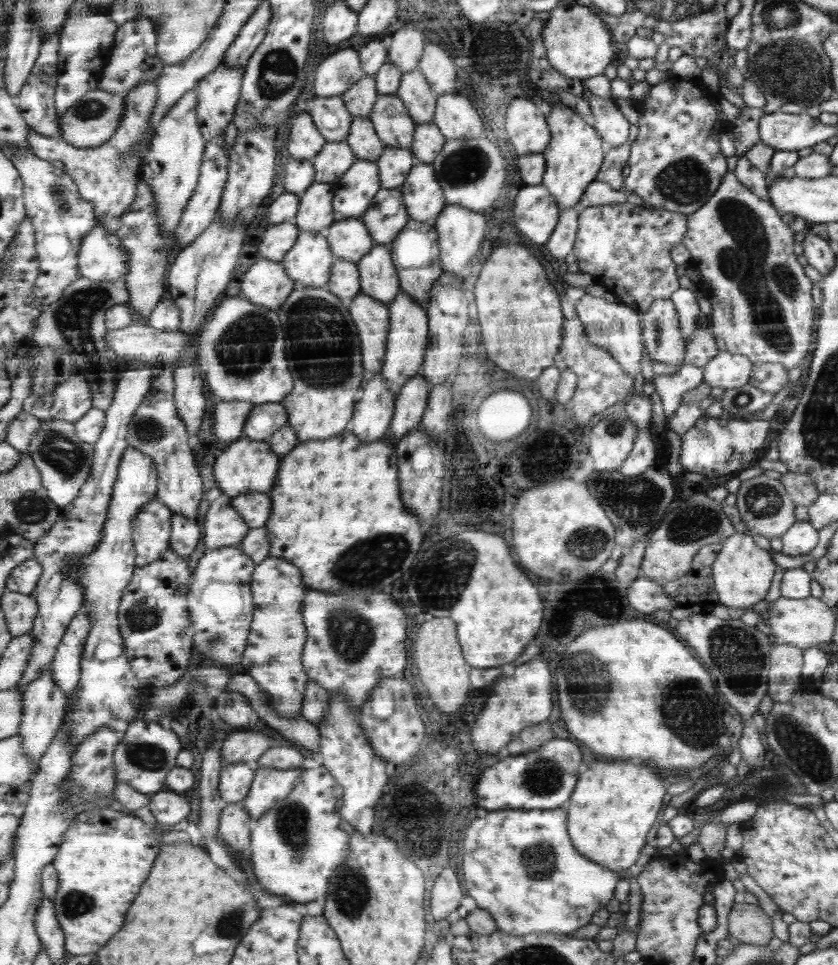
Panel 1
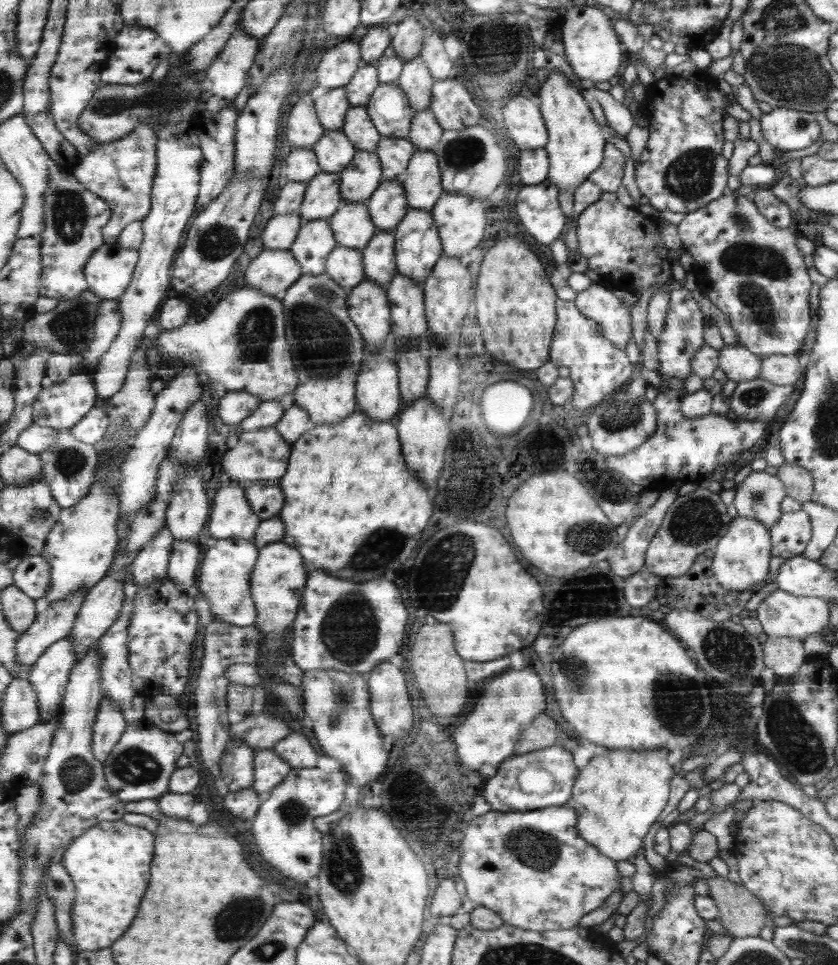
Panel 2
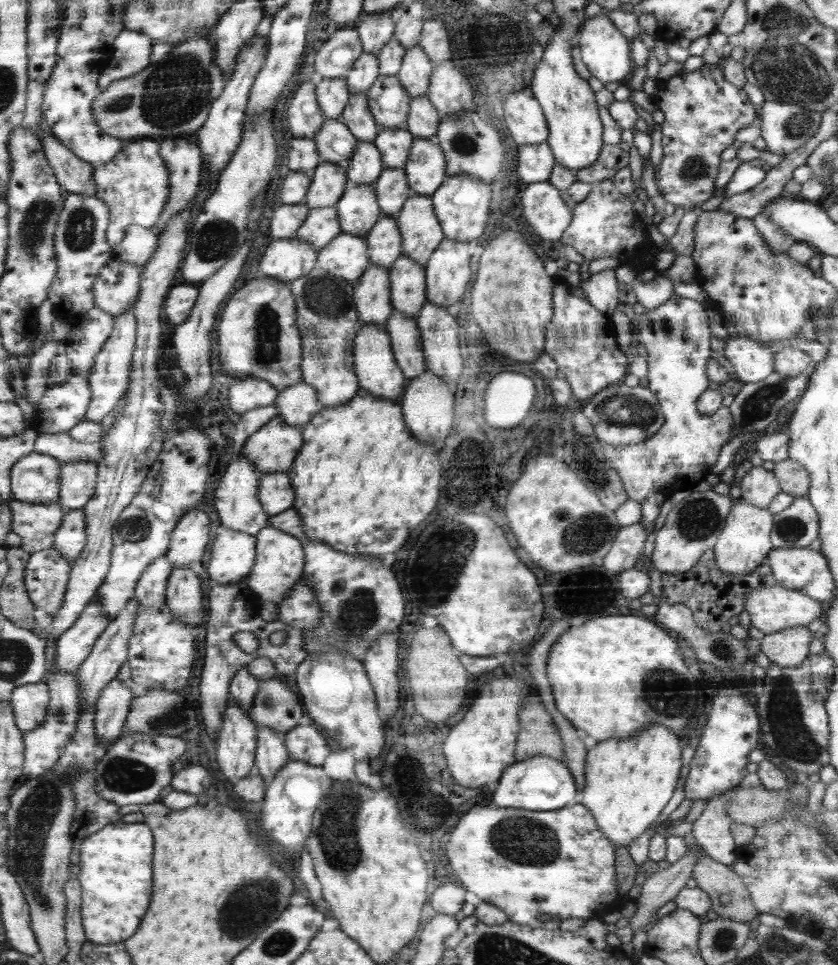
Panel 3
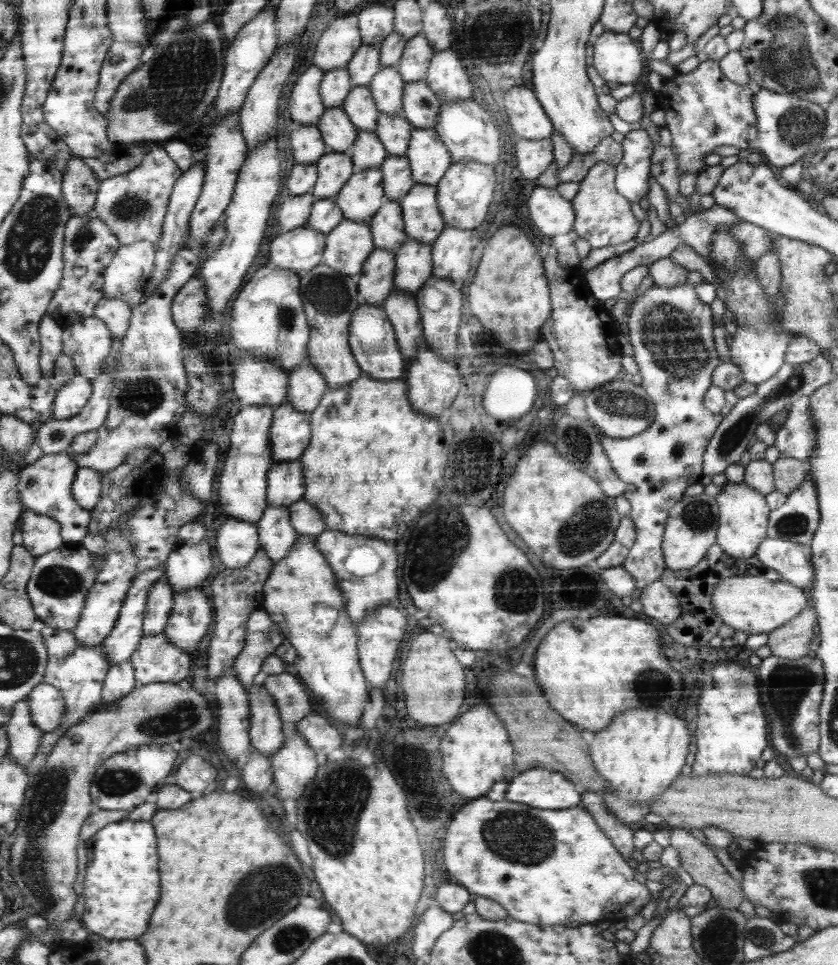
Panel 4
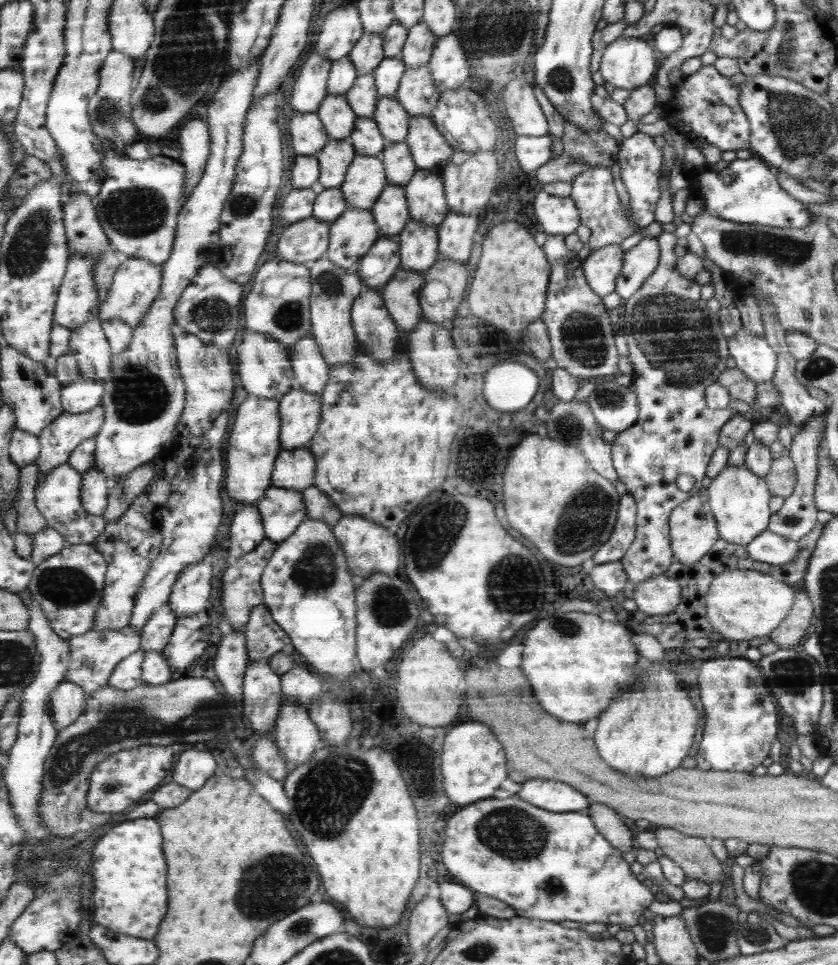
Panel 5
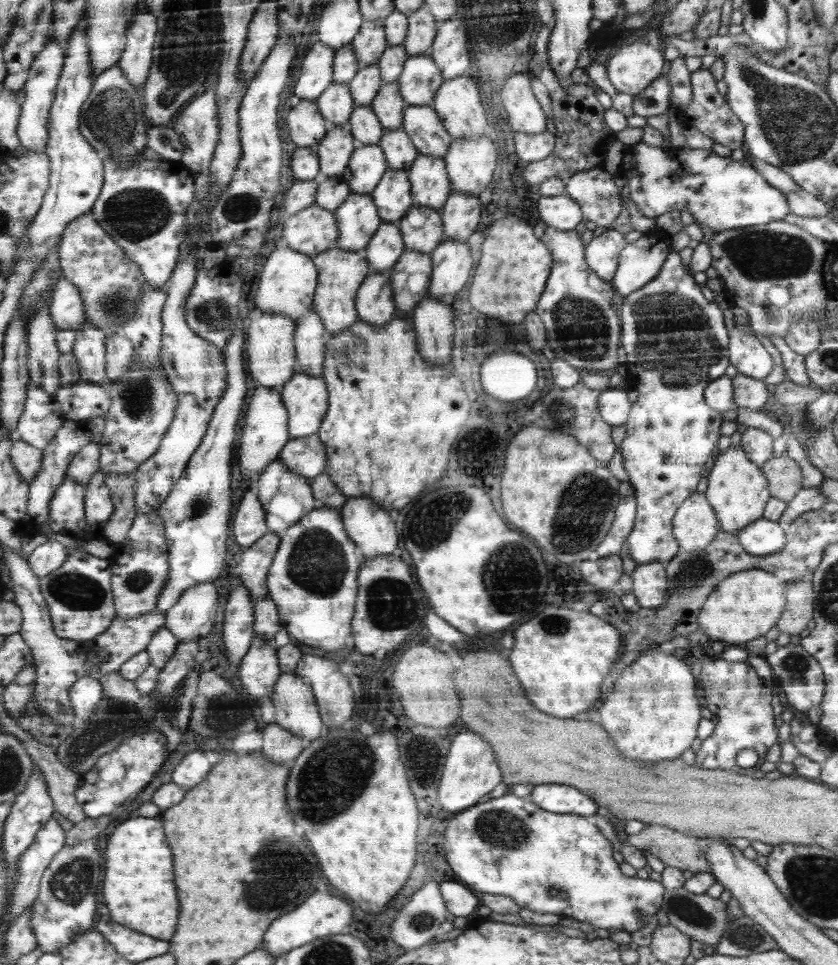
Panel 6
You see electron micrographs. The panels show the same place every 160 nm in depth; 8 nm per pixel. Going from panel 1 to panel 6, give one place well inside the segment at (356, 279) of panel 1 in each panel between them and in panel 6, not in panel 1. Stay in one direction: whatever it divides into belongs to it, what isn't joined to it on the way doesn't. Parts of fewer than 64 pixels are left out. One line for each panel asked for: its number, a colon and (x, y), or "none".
2: (345, 265)
3: (347, 257)
4: (349, 244)
5: (353, 234)
6: (358, 218)

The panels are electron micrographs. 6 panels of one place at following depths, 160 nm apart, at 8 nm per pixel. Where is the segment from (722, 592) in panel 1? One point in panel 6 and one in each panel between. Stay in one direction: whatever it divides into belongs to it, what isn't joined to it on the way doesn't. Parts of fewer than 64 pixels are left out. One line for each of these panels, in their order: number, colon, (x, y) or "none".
2: (741, 558)
3: (745, 540)
4: (743, 512)
5: (740, 499)
6: (738, 490)

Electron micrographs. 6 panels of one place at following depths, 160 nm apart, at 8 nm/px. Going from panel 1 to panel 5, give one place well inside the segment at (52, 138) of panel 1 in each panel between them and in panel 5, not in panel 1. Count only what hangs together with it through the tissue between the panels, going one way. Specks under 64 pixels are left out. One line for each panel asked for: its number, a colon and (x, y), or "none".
2: (121, 172)
3: (135, 185)
4: (135, 205)
5: (141, 199)

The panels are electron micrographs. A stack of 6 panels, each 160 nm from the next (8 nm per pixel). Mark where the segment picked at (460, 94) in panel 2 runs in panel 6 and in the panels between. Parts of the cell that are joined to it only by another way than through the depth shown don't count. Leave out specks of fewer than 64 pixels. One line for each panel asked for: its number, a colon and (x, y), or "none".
3: (449, 91)
4: (446, 76)
5: (449, 69)
6: (449, 51)

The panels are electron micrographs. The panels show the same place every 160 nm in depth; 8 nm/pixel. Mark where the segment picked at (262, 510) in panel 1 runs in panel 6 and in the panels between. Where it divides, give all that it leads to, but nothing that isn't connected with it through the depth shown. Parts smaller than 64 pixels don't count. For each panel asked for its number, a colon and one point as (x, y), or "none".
2: (267, 501)
3: (276, 493)
4: (285, 484)
5: (294, 470)
6: (306, 455)

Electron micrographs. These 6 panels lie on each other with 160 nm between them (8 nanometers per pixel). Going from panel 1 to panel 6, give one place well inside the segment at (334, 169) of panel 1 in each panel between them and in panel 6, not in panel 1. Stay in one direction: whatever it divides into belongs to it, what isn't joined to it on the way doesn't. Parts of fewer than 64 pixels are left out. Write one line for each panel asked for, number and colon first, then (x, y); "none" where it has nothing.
2: (335, 151)
3: (336, 144)
4: (339, 132)
5: (336, 114)
6: (336, 104)

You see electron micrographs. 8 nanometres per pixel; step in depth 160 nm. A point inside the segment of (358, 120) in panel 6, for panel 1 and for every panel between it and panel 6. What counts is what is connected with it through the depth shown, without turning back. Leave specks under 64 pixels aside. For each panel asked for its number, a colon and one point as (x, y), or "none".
1: (357, 189)
2: (361, 178)
3: (365, 167)
4: (368, 151)
5: (368, 140)

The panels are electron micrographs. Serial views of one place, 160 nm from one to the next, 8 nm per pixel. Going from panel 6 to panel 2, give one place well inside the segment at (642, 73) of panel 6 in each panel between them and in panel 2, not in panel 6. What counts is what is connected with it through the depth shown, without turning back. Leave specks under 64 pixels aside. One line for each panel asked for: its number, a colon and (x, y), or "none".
2: (592, 48)
3: (604, 48)
4: (617, 58)
5: (628, 63)

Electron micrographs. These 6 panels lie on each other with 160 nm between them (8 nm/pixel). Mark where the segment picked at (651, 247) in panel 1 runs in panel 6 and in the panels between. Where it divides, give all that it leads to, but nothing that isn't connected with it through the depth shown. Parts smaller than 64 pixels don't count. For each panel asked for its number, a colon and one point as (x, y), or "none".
2: (623, 251)
3: (604, 224)
4: (603, 216)
5: (593, 191)
6: (593, 189)

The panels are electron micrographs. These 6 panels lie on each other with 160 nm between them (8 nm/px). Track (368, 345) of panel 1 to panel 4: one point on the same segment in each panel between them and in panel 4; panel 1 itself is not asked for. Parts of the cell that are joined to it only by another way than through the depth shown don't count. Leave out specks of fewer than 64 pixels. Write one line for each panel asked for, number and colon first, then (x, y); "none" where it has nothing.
2: (369, 308)
3: (372, 295)
4: (376, 282)

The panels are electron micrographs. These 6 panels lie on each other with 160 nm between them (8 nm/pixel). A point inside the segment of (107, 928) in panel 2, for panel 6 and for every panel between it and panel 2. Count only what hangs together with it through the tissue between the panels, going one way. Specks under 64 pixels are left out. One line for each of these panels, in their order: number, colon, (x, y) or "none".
3: (116, 863)
4: (123, 884)
5: (130, 895)
6: (139, 890)

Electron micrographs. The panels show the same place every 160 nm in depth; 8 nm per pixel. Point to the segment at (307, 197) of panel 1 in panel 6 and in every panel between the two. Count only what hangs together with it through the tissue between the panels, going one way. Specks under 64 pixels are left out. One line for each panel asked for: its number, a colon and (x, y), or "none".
2: (323, 195)
3: (328, 183)
4: (334, 170)
5: (334, 159)
6: (335, 152)

